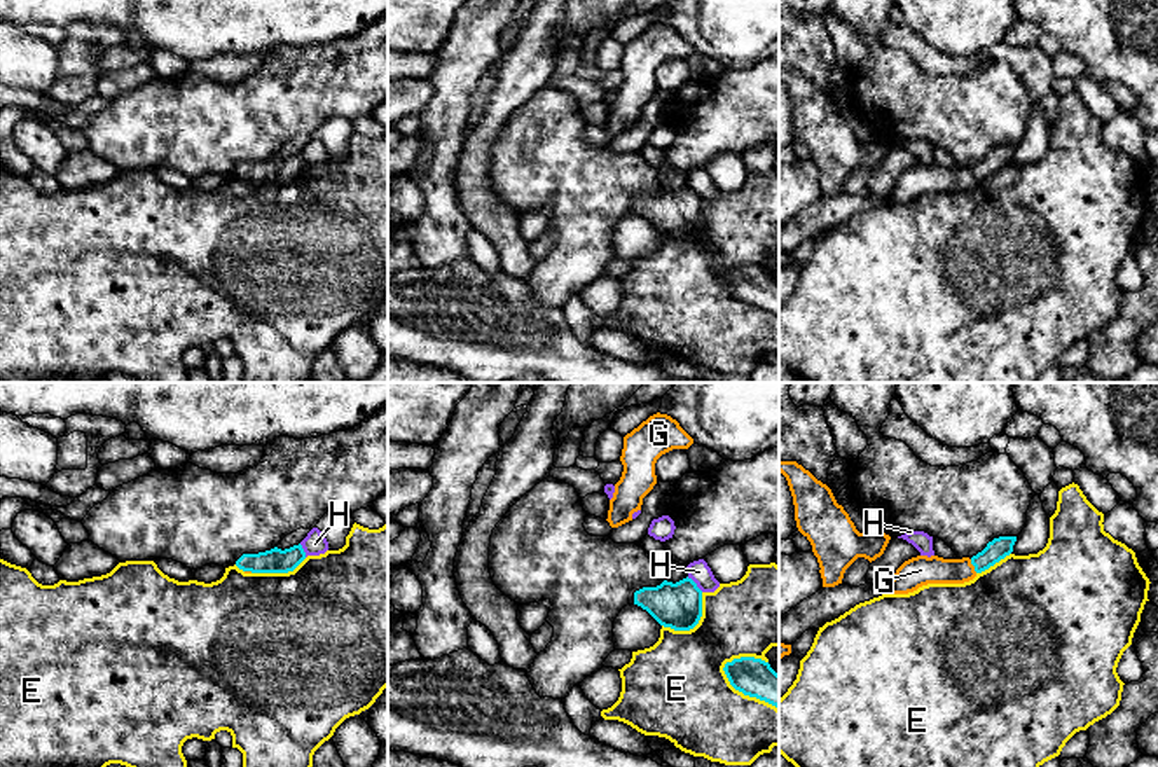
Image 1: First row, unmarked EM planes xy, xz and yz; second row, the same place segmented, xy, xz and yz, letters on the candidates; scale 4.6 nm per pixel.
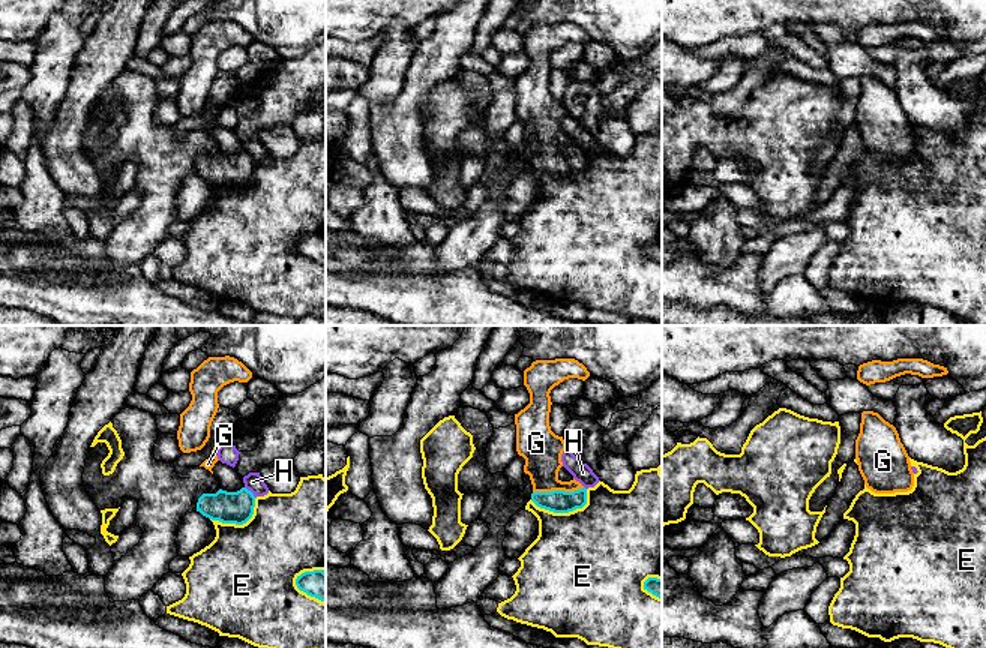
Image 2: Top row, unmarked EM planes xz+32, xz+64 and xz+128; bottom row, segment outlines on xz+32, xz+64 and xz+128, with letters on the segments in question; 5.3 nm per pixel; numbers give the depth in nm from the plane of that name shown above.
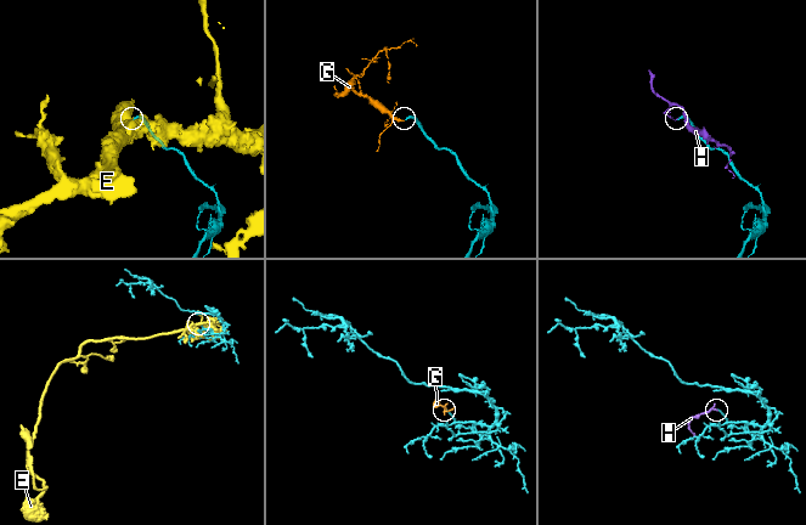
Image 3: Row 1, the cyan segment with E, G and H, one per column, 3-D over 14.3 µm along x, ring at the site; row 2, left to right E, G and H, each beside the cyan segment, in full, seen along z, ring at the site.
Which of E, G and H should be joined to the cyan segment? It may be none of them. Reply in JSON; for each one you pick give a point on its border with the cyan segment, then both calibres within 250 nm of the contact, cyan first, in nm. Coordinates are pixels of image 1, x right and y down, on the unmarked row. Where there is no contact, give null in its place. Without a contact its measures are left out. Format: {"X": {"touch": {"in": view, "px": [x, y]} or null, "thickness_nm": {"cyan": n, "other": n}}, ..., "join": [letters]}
{"G": {"touch": {"in": "yz", "px": [973, 173]}, "thickness_nm": {"cyan": 100, "other": 140}}, "join": ["G"]}

